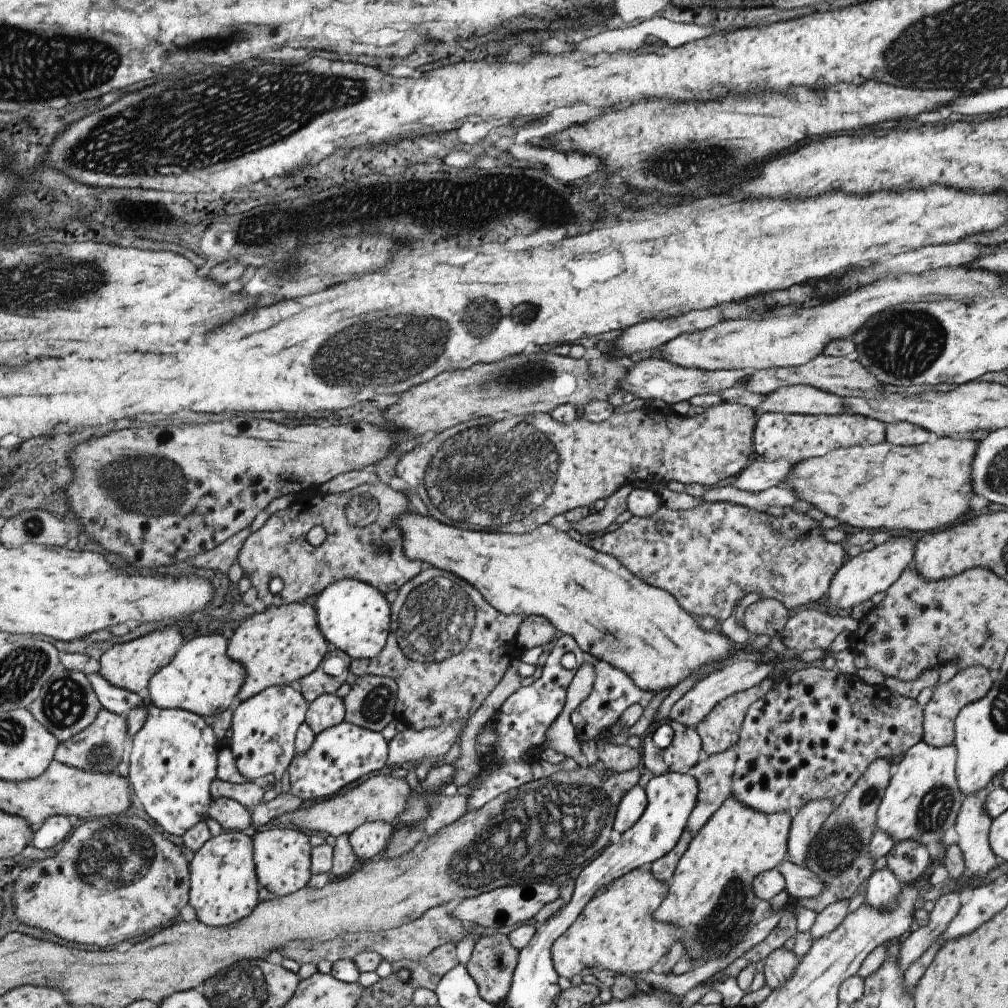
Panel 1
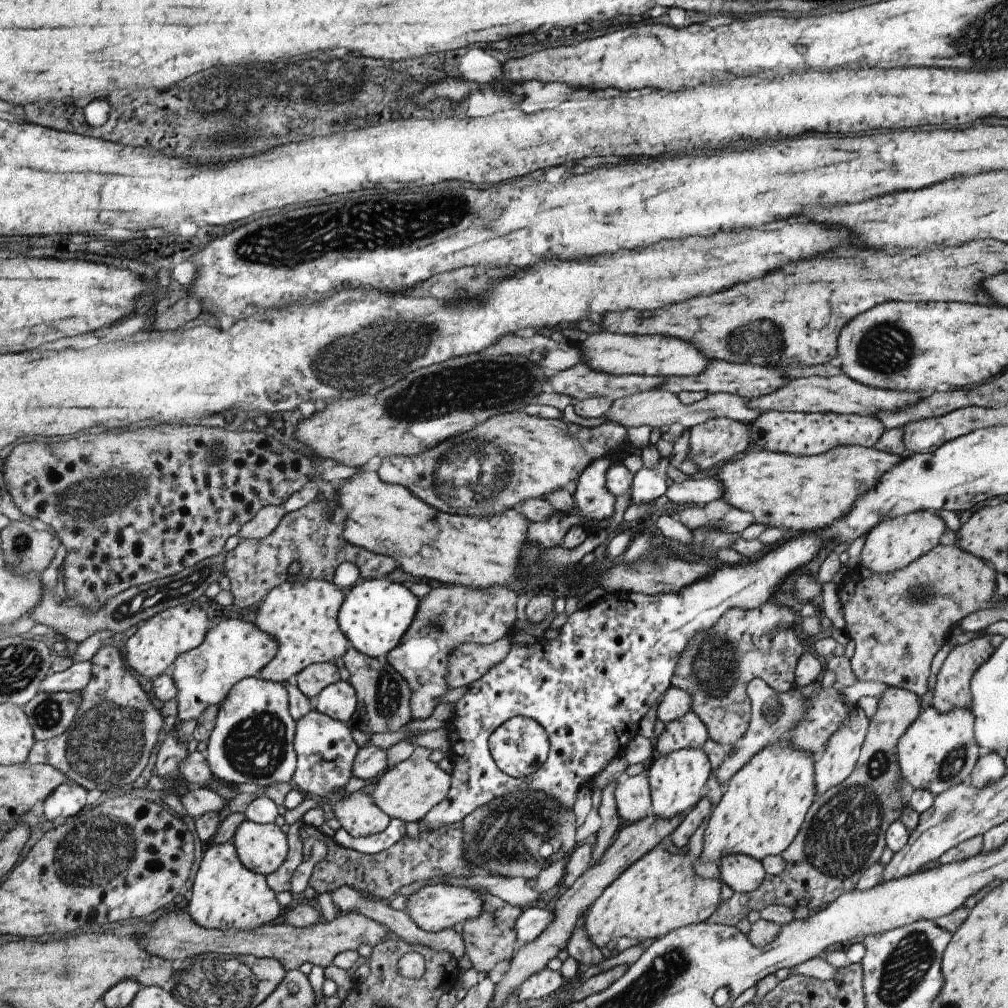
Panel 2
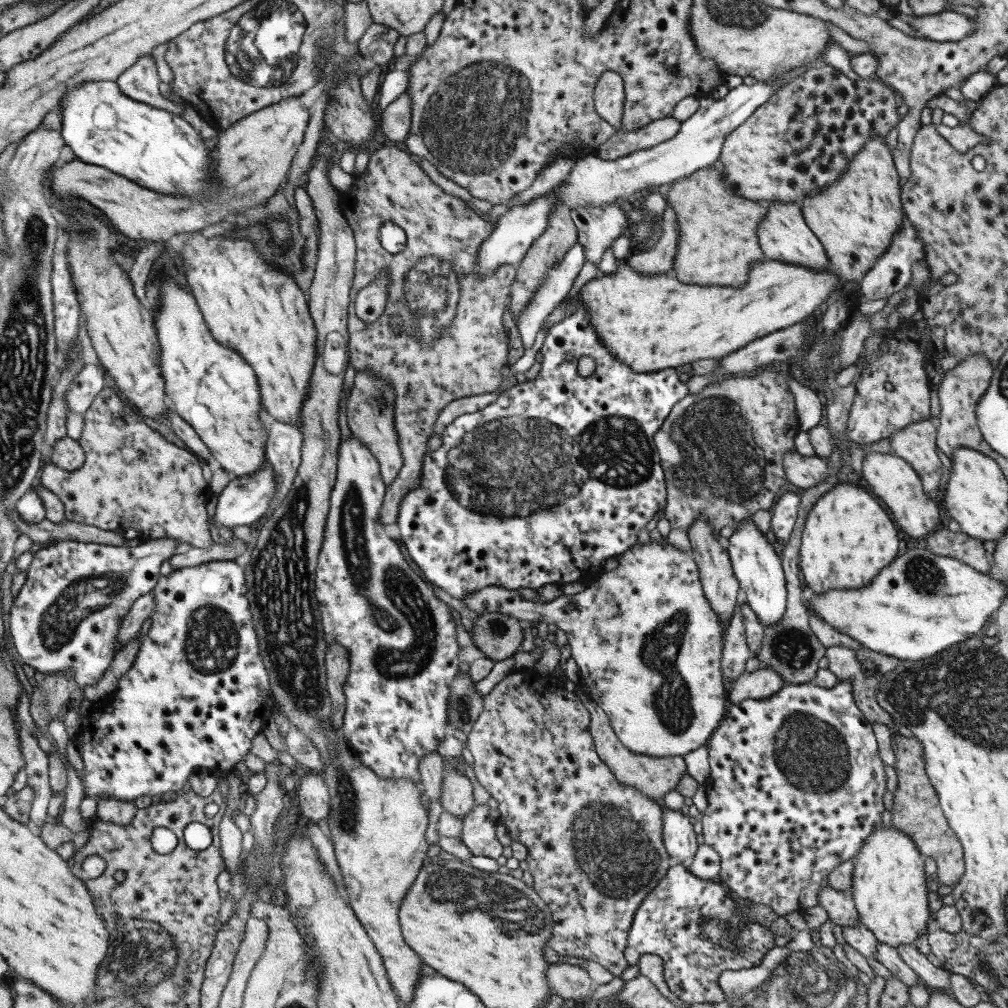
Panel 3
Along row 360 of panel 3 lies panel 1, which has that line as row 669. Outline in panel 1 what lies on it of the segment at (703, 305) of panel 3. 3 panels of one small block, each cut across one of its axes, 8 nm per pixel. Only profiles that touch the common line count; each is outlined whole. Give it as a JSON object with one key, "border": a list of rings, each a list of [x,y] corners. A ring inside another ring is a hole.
{"border":[[[413,508],[398,515],[393,523],[402,533],[406,558],[454,573],[474,585],[492,607],[505,615],[524,614],[527,617],[536,614],[548,618],[556,630],[572,636],[584,652],[623,670],[641,689],[656,694],[669,686],[675,688],[684,677],[706,663],[724,661],[726,665],[732,662],[736,644],[730,637],[722,631],[701,629],[669,592],[646,586],[632,572],[618,566],[618,560],[612,556],[592,550],[586,540],[584,544],[576,542],[550,523],[522,534],[469,531],[447,525],[430,515],[422,515]]]}

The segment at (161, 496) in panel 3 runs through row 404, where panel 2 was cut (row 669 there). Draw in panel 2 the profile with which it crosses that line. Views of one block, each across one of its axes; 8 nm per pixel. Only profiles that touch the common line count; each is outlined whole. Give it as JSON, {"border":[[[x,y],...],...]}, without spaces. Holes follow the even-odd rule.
{"border":[[[114,643],[102,645],[89,661],[91,677],[88,684],[78,692],[82,702],[67,731],[45,741],[36,741],[30,749],[27,760],[32,764],[51,764],[65,774],[72,783],[78,782],[87,791],[92,788],[112,790],[126,786],[125,793],[128,793],[133,789],[133,782],[146,768],[148,758],[152,754],[152,746],[158,744],[160,728],[164,724],[162,713],[156,708],[156,704],[152,704],[152,697],[148,697],[146,691],[142,689],[132,674],[132,669],[127,665],[124,654],[121,654],[121,650]]]}

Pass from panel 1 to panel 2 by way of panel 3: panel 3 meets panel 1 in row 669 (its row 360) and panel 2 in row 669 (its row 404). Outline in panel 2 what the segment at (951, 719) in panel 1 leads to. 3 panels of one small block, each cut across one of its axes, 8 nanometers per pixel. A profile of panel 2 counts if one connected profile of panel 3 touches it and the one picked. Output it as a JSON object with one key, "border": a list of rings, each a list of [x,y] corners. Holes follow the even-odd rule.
{"border":[[[982,634],[966,644],[959,644],[946,652],[942,667],[937,674],[932,706],[943,713],[948,712],[953,708],[971,708],[971,678],[974,676],[974,672],[994,654],[995,648],[990,641],[991,637],[992,636],[989,634]]]}

